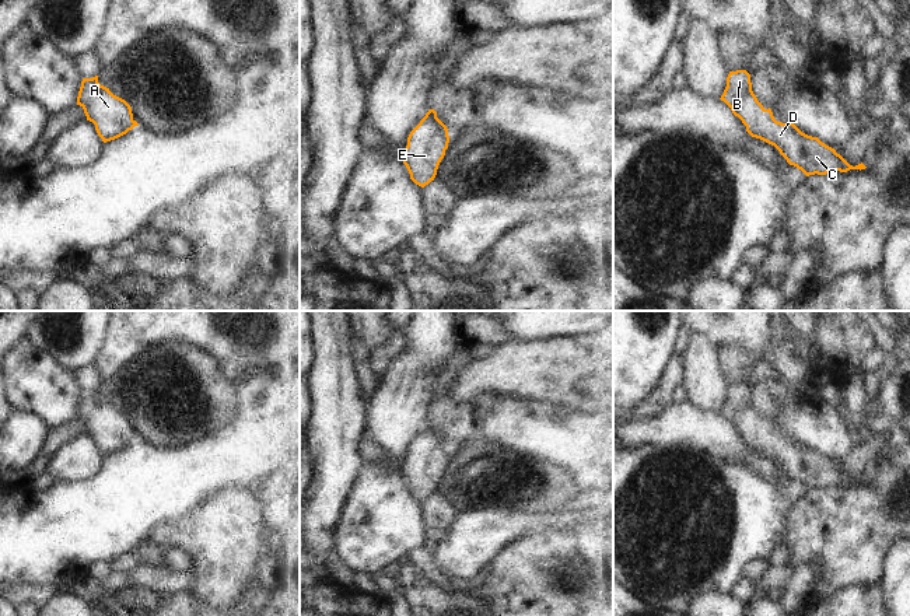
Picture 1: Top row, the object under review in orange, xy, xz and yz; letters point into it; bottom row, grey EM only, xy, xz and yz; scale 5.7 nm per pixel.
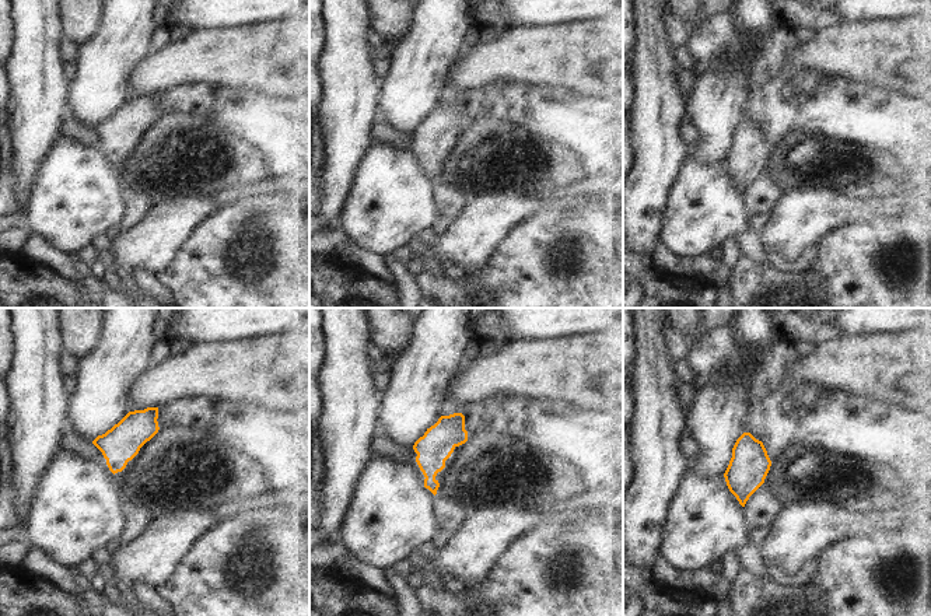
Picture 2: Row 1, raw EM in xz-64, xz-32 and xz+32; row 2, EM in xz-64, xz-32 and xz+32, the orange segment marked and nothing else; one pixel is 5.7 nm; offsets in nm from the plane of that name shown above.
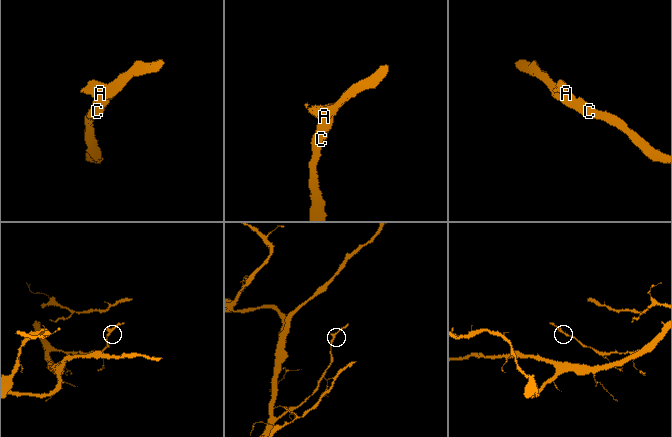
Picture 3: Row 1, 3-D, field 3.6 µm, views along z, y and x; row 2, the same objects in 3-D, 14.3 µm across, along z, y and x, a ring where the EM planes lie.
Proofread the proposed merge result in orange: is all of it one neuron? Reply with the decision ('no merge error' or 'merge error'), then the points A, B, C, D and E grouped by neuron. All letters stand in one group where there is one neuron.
no merge error | A B C D E

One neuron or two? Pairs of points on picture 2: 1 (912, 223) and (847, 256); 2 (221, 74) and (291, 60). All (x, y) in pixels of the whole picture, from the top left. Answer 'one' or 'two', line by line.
1: one
2: one

